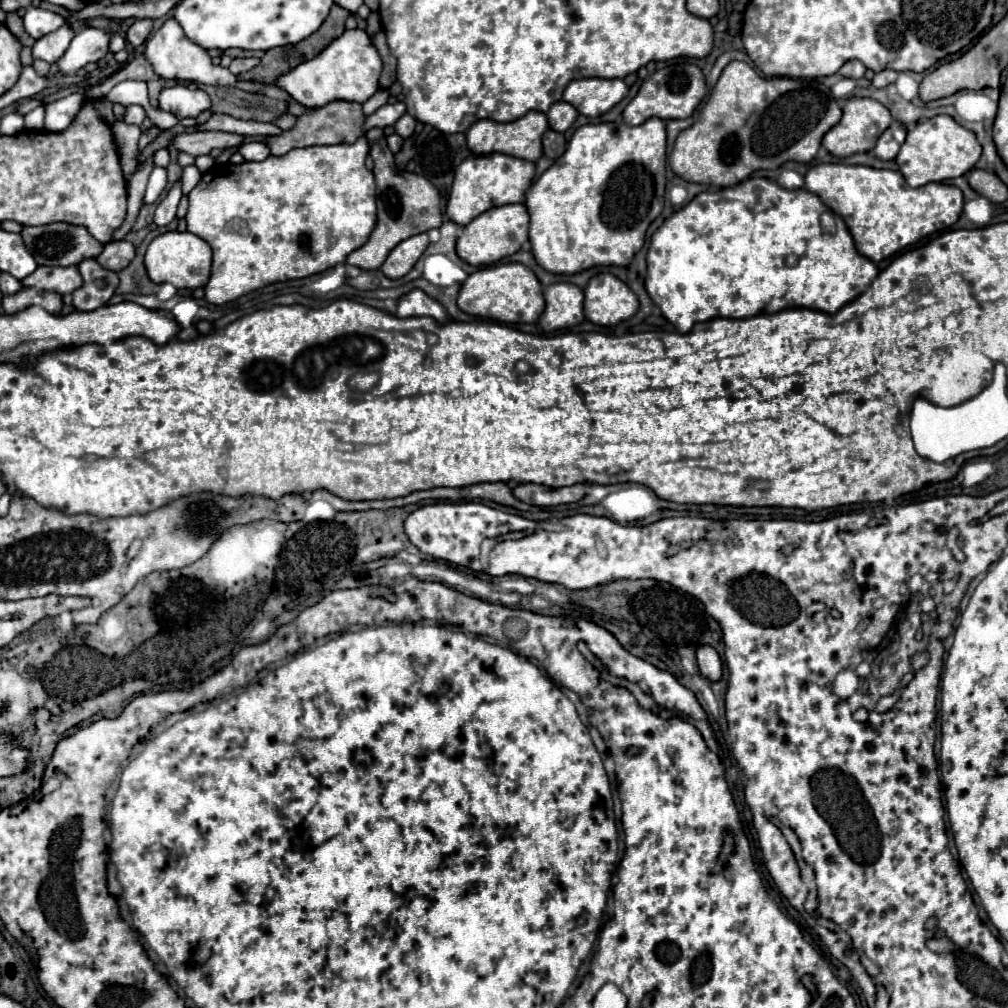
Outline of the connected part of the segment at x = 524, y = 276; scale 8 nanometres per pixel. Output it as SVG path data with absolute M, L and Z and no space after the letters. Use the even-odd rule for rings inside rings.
M500 263L468 275L458 293L458 307L474 317L500 323L534 323L544 307L544 293L538 277L522 263Z

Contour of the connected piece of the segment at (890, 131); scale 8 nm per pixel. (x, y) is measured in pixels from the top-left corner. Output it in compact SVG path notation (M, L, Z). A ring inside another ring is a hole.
M892 123L880 137L878 137L878 143L876 143L876 147L872 149L874 151L874 155L876 157L880 157L880 159L894 159L896 155L898 155L898 151L900 151L900 145L902 145L902 137L906 135L906 129L904 129L904 125L900 125L900 123Z

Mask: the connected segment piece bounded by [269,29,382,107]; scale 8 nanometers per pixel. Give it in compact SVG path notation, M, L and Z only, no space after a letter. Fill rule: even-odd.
M352 29L352 31L344 31L342 37L334 39L326 47L326 51L306 61L304 65L298 65L294 71L280 75L269 85L288 91L302 105L304 101L304 107L322 107L338 99L364 103L376 93L380 73L382 73L382 61L376 47L372 45L372 39L368 37L366 31Z

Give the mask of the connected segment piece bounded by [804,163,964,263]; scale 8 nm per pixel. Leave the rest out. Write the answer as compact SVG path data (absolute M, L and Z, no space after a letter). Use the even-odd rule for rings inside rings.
M820 163L804 175L804 189L816 193L822 203L838 213L848 225L860 255L882 261L920 239L952 227L964 207L962 191L946 183L928 183L918 189L906 185L900 171L874 169L868 165ZM932 227L936 231L932 231Z

